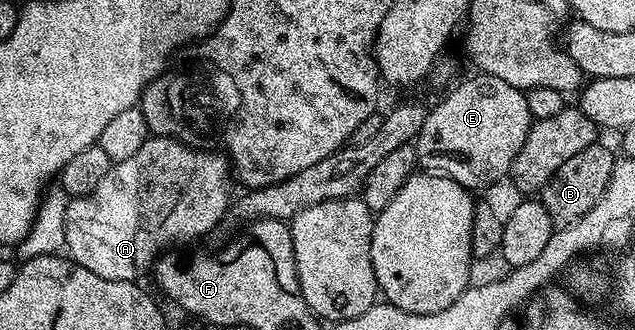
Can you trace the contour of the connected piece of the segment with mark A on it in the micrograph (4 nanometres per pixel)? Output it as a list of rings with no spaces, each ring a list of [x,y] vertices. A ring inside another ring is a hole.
[[[150,136],[135,152],[135,156],[129,157],[122,162],[114,162],[113,167],[99,180],[99,188],[95,188],[84,198],[73,198],[67,208],[67,220],[65,221],[65,250],[68,257],[79,263],[83,268],[95,272],[95,276],[103,276],[107,280],[119,280],[120,282],[137,282],[140,274],[152,267],[155,259],[166,249],[168,242],[181,242],[184,238],[197,238],[200,234],[205,234],[208,230],[213,230],[220,224],[221,218],[226,217],[231,205],[229,198],[229,178],[231,182],[231,163],[224,153],[210,152],[208,150],[196,149],[176,138],[163,138],[160,136]]]

